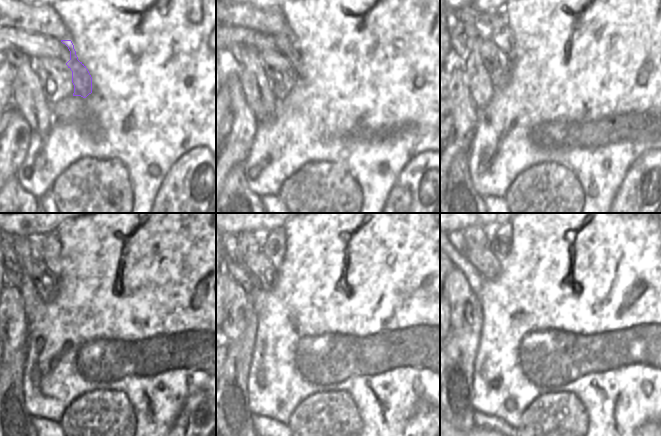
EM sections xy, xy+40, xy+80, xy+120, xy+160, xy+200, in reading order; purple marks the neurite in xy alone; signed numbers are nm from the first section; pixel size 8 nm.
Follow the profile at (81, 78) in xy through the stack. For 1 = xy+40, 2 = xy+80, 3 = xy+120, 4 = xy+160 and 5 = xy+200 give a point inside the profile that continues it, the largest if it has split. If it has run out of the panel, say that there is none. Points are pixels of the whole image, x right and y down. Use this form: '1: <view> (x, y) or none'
1: xy+40 (285, 43)
2: xy+80 (500, 32)
3: xy+120 (49, 247)
4: xy+160 (273, 242)
5: xy+200 (500, 241)

